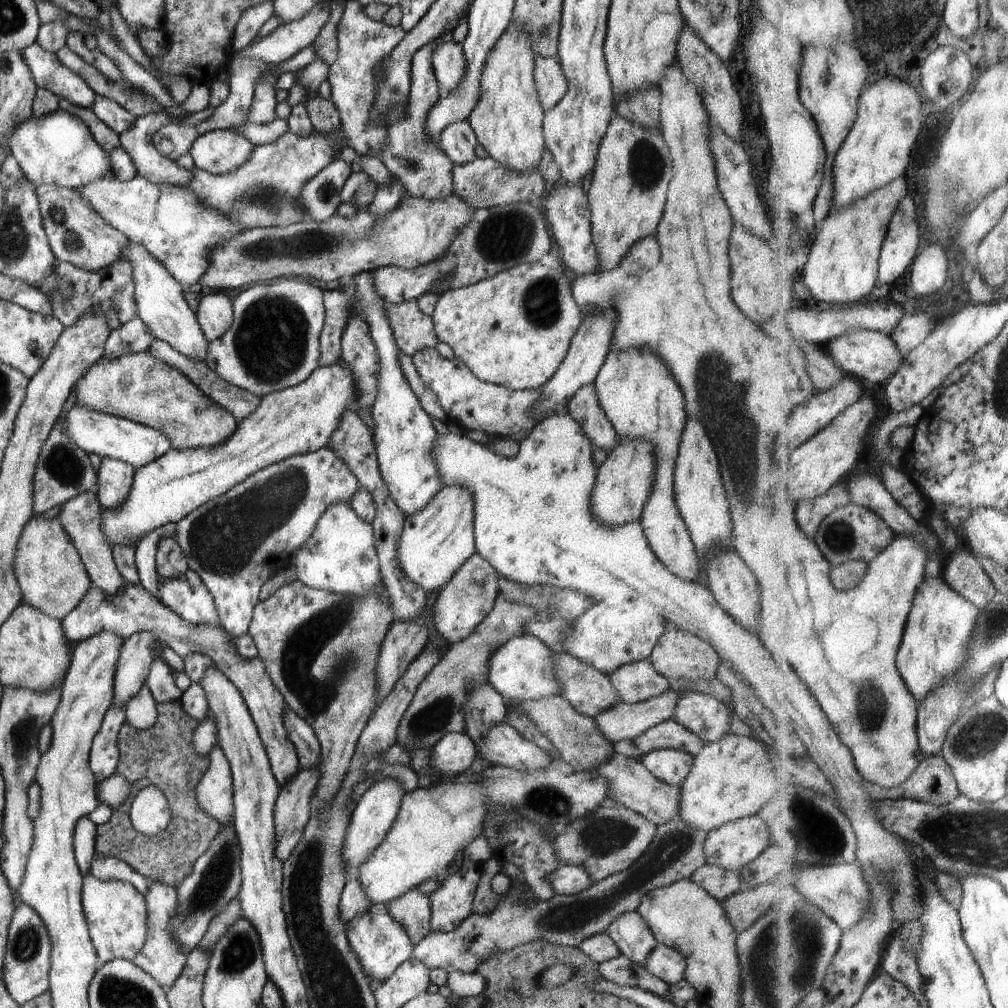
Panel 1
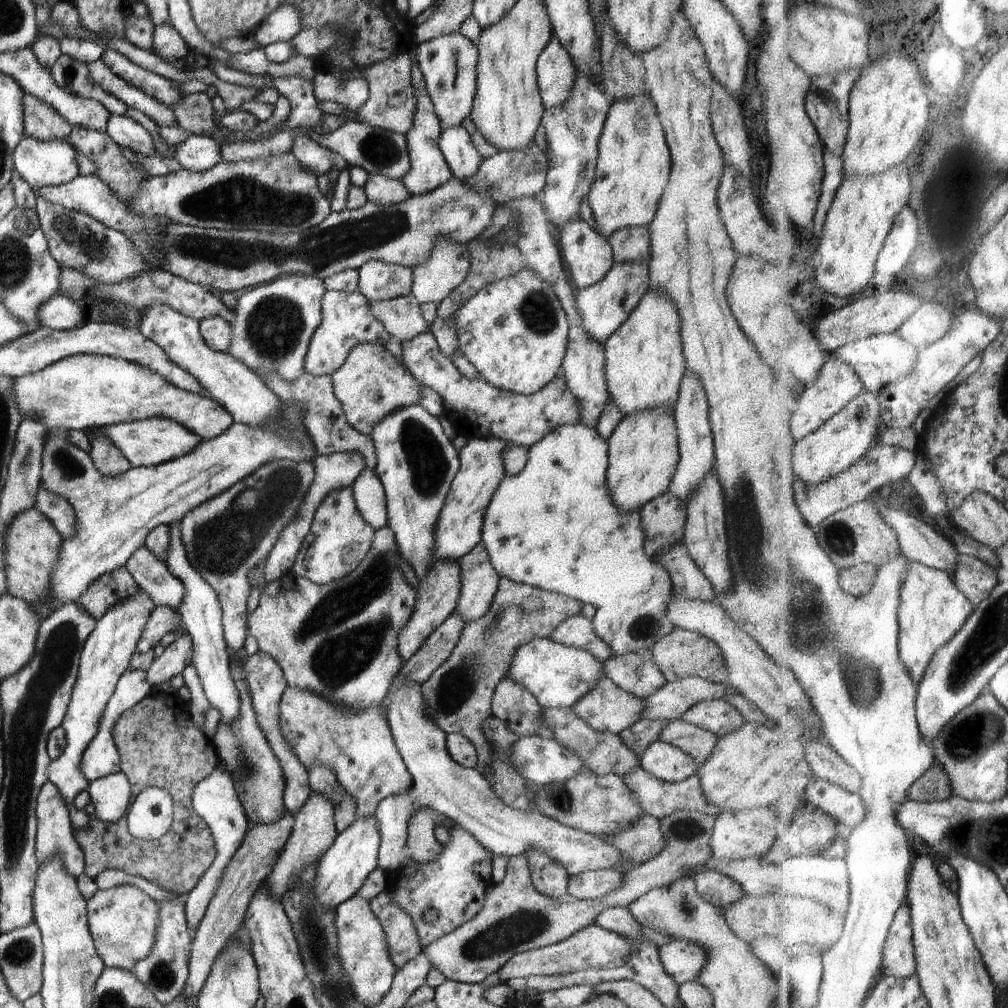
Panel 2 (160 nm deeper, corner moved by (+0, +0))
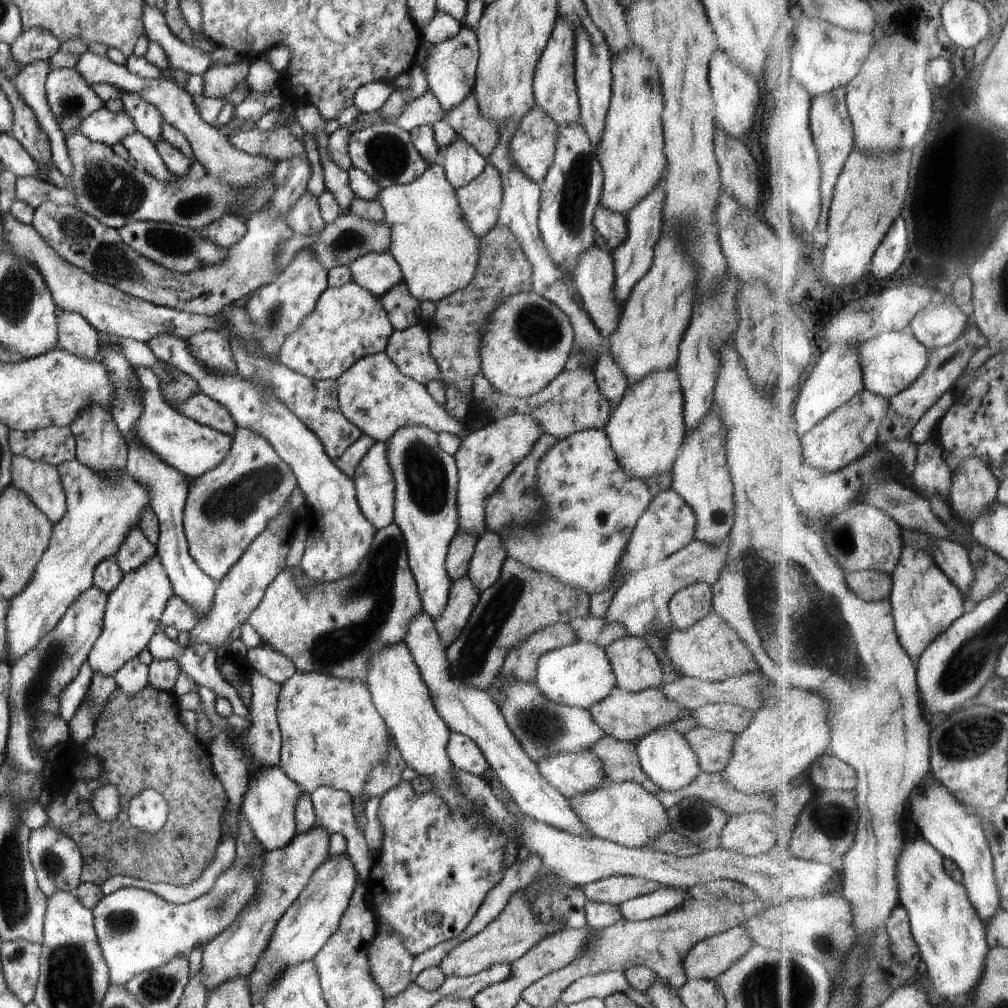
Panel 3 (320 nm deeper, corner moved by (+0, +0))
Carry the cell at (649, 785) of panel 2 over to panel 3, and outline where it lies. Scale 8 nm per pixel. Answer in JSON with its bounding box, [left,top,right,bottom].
[654,771,776,817]

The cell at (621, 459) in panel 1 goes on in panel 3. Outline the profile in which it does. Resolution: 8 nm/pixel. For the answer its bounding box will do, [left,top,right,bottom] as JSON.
[603,366,687,480]

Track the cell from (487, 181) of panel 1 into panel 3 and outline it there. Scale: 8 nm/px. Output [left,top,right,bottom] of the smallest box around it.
[509,103,557,184]

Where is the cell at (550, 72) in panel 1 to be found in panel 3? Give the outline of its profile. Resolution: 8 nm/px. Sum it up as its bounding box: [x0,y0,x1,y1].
[533,16,579,126]

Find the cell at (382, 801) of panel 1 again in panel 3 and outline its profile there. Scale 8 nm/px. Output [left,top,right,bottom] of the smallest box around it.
[247,853,357,1002]

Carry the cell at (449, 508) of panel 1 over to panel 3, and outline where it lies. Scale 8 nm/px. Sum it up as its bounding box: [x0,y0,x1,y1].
[454,414,542,535]

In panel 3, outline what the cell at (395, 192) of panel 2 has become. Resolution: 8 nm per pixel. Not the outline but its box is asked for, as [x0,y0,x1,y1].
[377,163,479,302]

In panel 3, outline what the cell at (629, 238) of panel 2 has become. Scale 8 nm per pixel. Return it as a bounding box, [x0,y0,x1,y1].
[593,204,628,251]

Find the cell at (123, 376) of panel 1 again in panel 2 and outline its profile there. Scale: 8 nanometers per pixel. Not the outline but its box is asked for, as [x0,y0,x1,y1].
[13,355,235,440]

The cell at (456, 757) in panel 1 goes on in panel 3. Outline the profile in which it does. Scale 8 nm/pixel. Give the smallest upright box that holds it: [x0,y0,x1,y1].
[446,733,491,779]

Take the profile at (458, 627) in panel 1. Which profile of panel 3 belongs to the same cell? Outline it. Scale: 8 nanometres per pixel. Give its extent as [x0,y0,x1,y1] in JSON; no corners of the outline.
[467,531,507,592]

